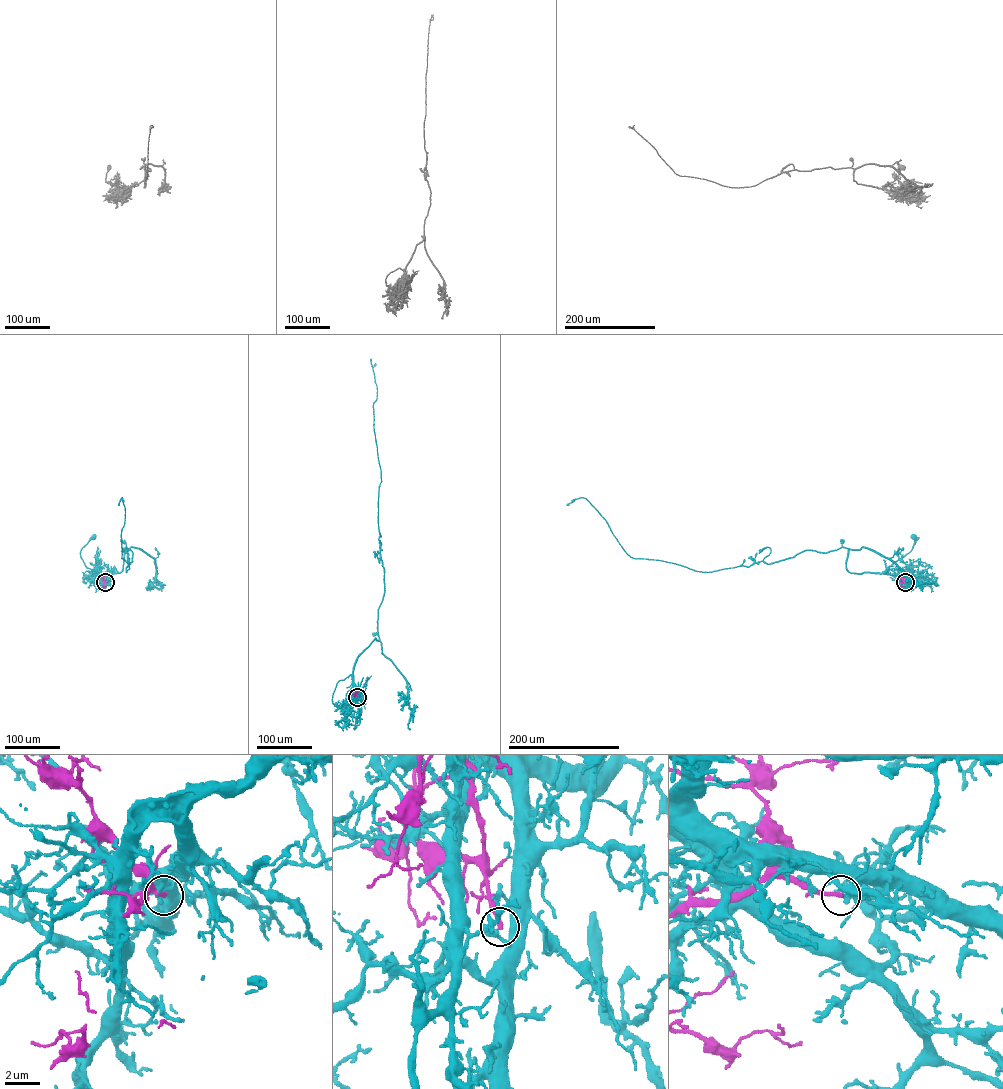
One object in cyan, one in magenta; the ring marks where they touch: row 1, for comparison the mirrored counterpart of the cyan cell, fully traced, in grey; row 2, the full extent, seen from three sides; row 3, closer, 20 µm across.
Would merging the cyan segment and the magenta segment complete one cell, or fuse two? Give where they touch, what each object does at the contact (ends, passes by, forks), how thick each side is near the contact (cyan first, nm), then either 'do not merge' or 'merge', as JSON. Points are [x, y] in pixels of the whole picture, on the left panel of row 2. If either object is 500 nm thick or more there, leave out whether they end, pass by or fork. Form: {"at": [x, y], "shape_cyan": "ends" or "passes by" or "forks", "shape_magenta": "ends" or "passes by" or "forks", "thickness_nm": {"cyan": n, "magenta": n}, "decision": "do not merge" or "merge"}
{"at": [105, 582], "shape_cyan": "ends", "shape_magenta": "ends", "thickness_nm": {"cyan": 360, "magenta": 260}, "decision": "do not merge"}

